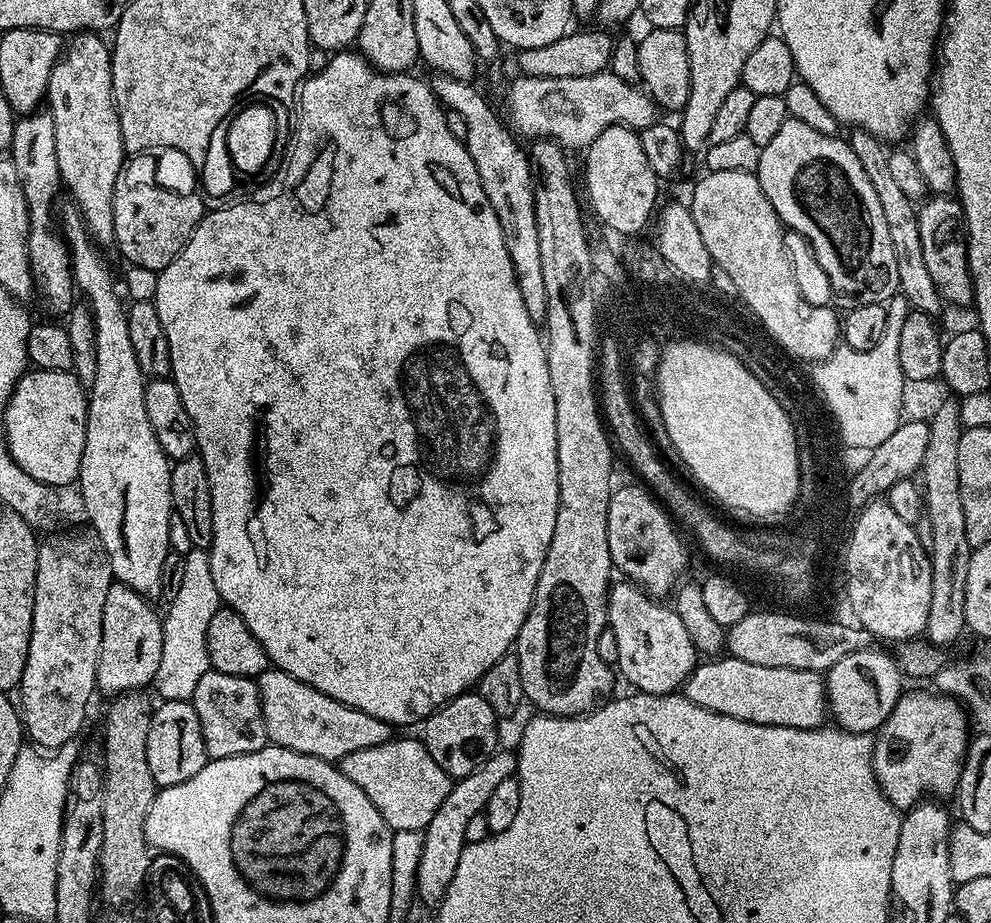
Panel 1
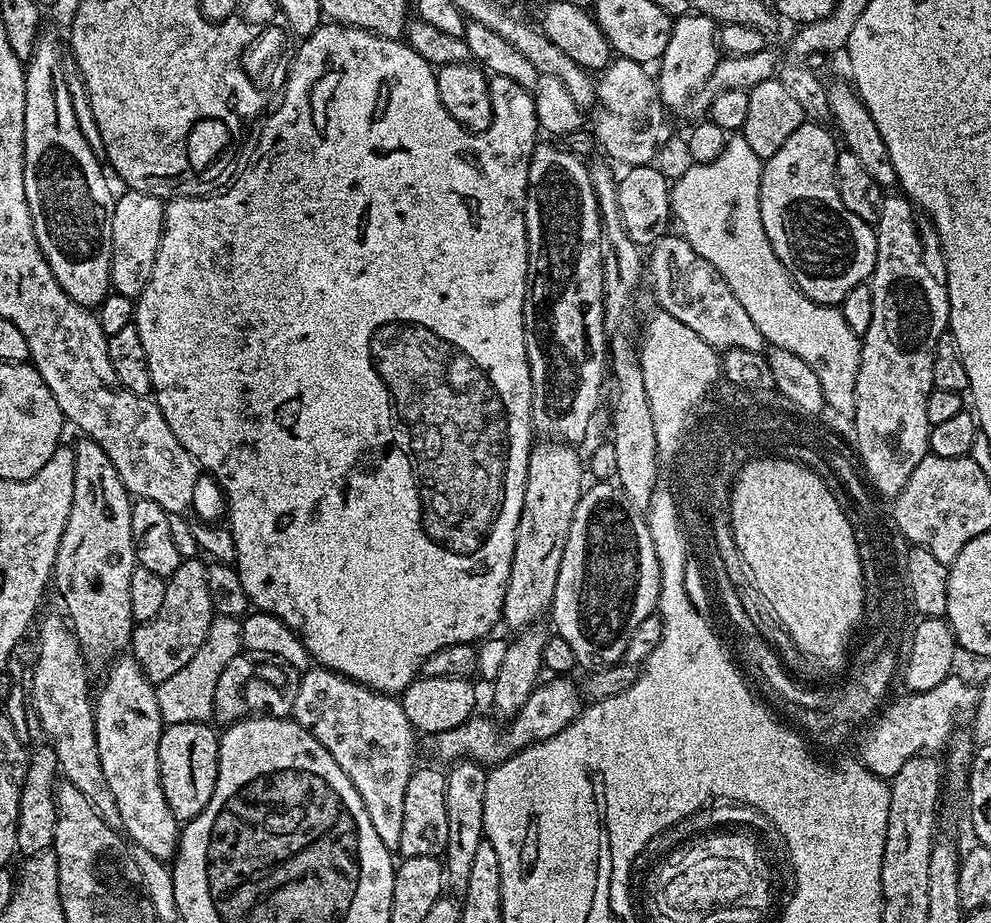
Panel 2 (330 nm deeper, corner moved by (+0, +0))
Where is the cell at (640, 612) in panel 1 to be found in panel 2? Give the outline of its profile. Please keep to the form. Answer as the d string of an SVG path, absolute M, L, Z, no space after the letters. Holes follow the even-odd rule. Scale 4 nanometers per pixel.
M596 482L591 486L585 487L580 495L578 506L574 510L574 522L570 522L570 538L566 538L566 550L562 550L562 566L558 566L558 586L554 586L554 598L550 609L550 621L554 627L555 635L561 636L566 640L574 652L577 665L584 670L595 670L598 668L609 668L611 664L621 663L624 659L626 646L630 646L630 634L638 630L642 618L653 615L657 611L660 602L660 563L658 554L654 550L654 542L650 538L648 521L642 515L641 509L633 506L630 498L616 482Z

